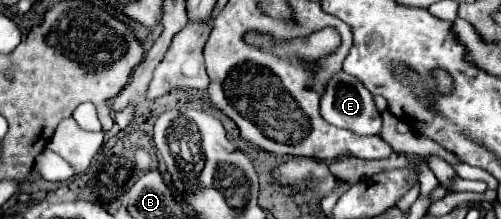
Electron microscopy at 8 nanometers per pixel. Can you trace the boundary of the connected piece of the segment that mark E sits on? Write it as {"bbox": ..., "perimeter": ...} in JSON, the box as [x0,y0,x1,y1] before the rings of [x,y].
{"bbox":[320,71,382,135],"perimeter":[[[346,71],[336,73],[326,83],[326,91],[320,97],[320,113],[330,125],[350,129],[358,135],[378,135],[382,129],[382,117],[372,101],[370,91],[360,83],[360,79],[356,79],[354,75],[348,75]]]}

